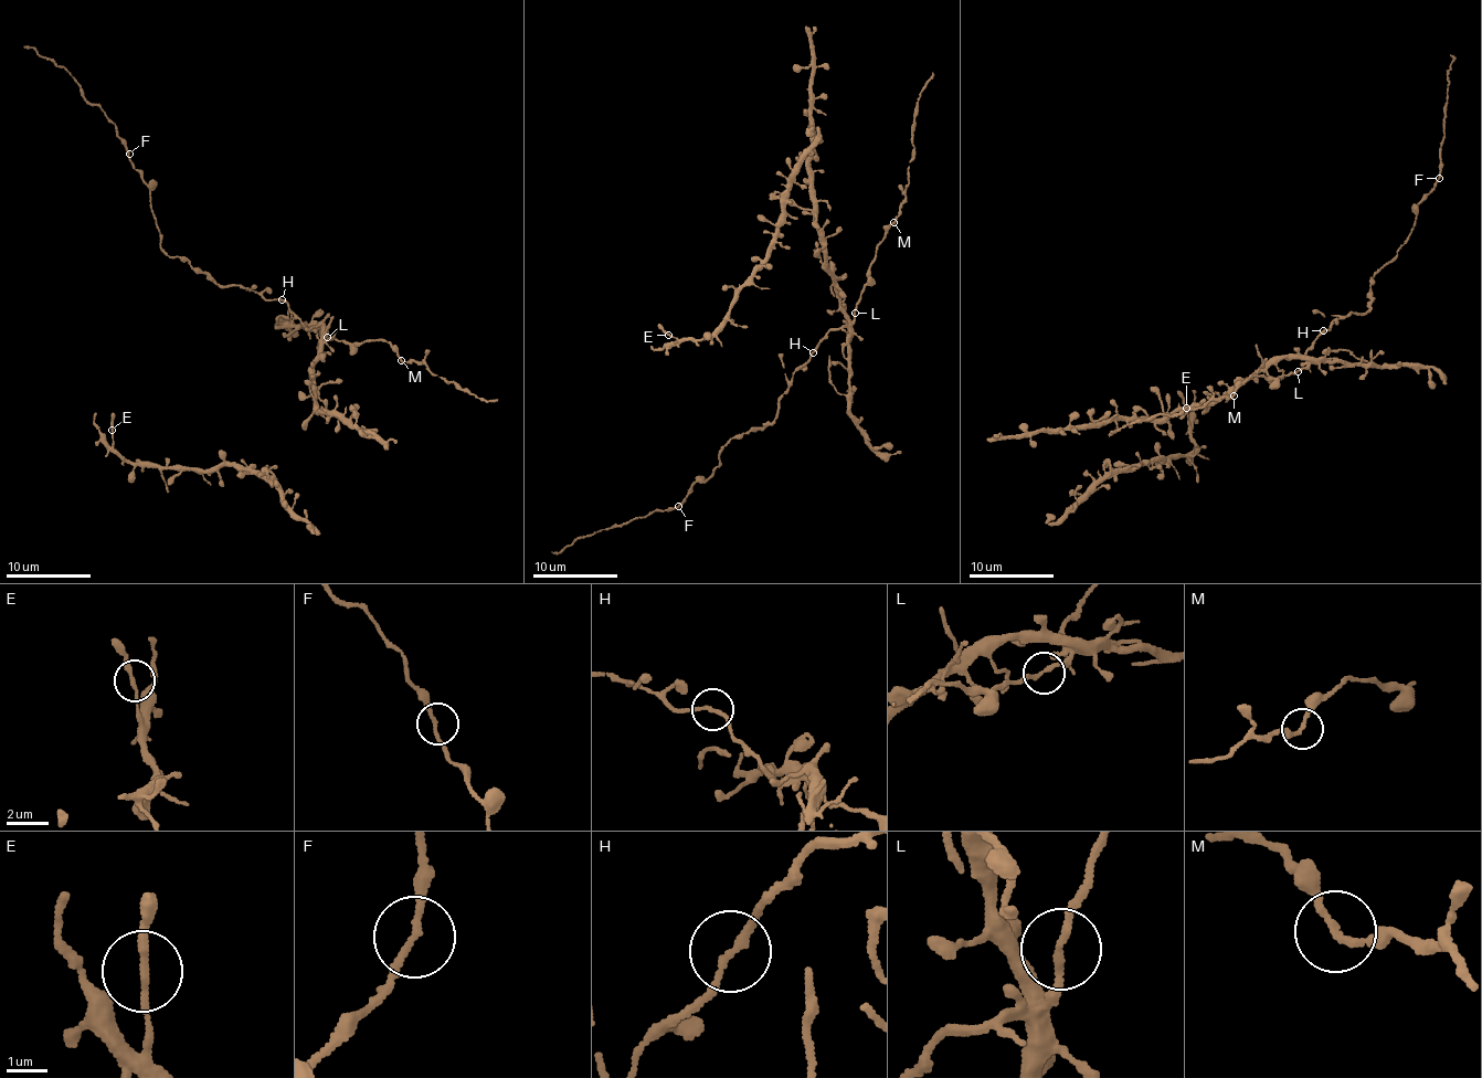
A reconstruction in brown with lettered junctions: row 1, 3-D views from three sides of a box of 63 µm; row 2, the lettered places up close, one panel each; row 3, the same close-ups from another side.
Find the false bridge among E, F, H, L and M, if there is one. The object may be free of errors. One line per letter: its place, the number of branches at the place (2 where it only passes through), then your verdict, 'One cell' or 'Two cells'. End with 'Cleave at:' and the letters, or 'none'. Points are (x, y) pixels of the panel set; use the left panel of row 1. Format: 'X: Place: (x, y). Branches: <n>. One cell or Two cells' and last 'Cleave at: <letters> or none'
E: Place: (112, 430). Branches: 2. One cell
F: Place: (129, 154). Branches: 2. One cell
H: Place: (282, 299). Branches: 2. One cell
L: Place: (327, 337). Branches: 2. One cell
M: Place: (401, 360). Branches: 2. One cell
Cleave at: none

